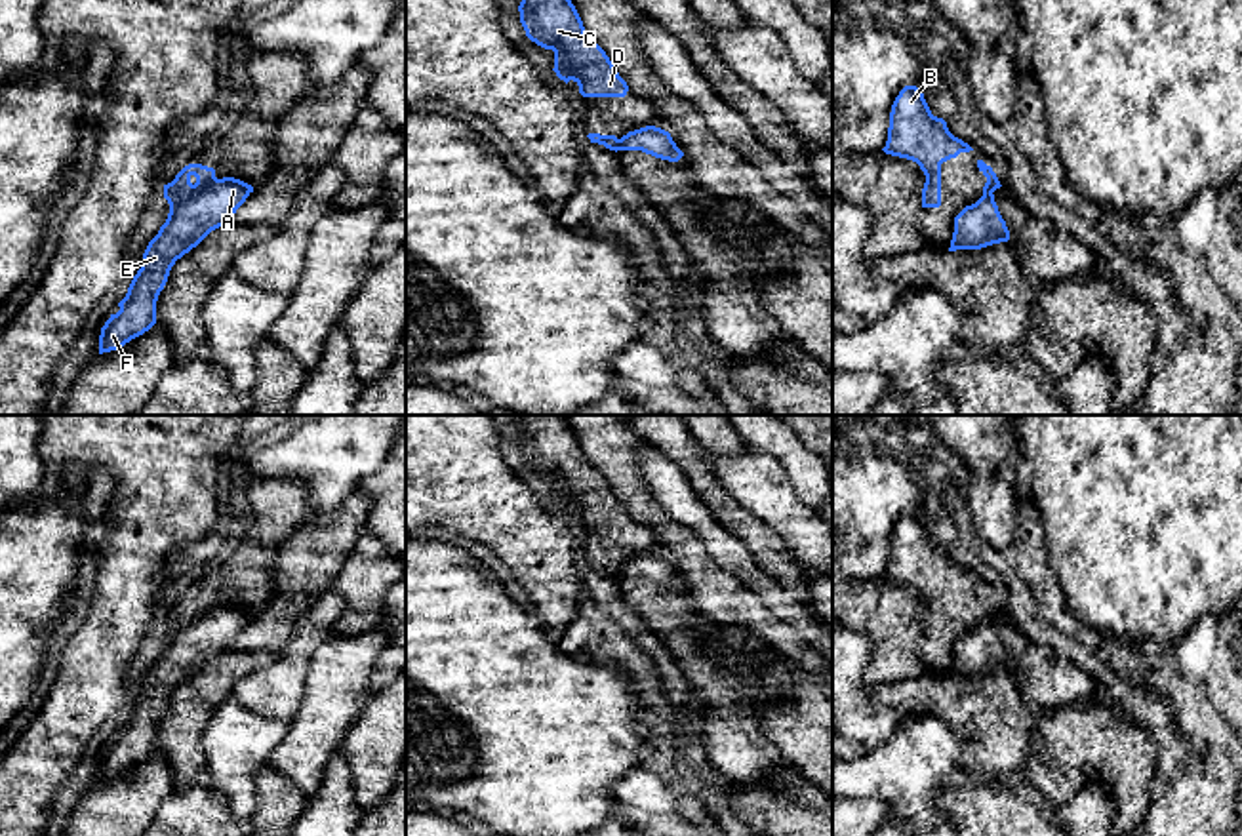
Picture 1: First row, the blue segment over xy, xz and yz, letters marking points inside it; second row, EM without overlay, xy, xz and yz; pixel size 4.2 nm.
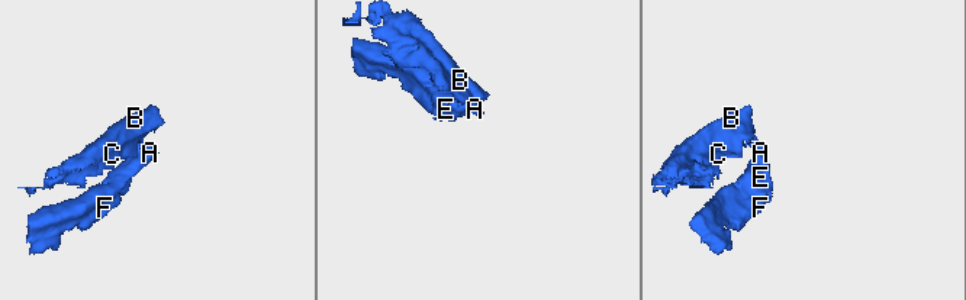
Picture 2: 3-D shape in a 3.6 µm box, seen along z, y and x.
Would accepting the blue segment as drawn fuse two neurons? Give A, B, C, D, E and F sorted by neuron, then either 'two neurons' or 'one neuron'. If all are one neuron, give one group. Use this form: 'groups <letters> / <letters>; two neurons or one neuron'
groups A E F / B C D; two neurons

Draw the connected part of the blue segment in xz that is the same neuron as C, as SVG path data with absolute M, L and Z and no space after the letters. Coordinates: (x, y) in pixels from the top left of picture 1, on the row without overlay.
M520 415L520 449L526 463L554 478L554 499L573 507L583 524L625 524L627 508L606 478L592 468L564 415Z

